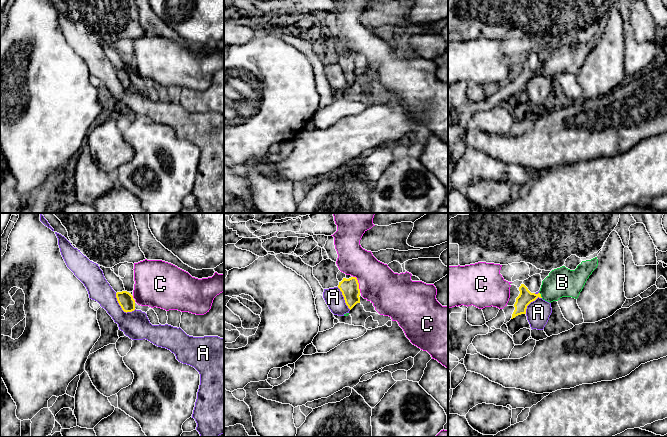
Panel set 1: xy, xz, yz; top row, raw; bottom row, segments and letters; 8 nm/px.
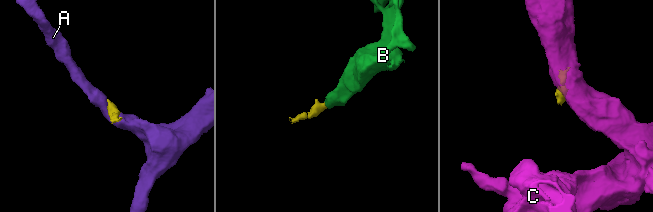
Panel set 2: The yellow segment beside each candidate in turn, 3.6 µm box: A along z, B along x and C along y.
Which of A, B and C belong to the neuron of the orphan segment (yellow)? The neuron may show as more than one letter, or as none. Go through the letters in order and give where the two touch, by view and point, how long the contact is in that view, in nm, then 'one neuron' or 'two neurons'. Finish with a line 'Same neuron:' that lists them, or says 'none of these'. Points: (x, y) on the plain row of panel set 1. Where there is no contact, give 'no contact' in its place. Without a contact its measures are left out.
A: xy (121, 83) | 220 nm | two neurons
B: yz (540, 71) | 50 nm | one neuron
C: xz (358, 60) | 150 nm | two neurons
Same neuron: B

